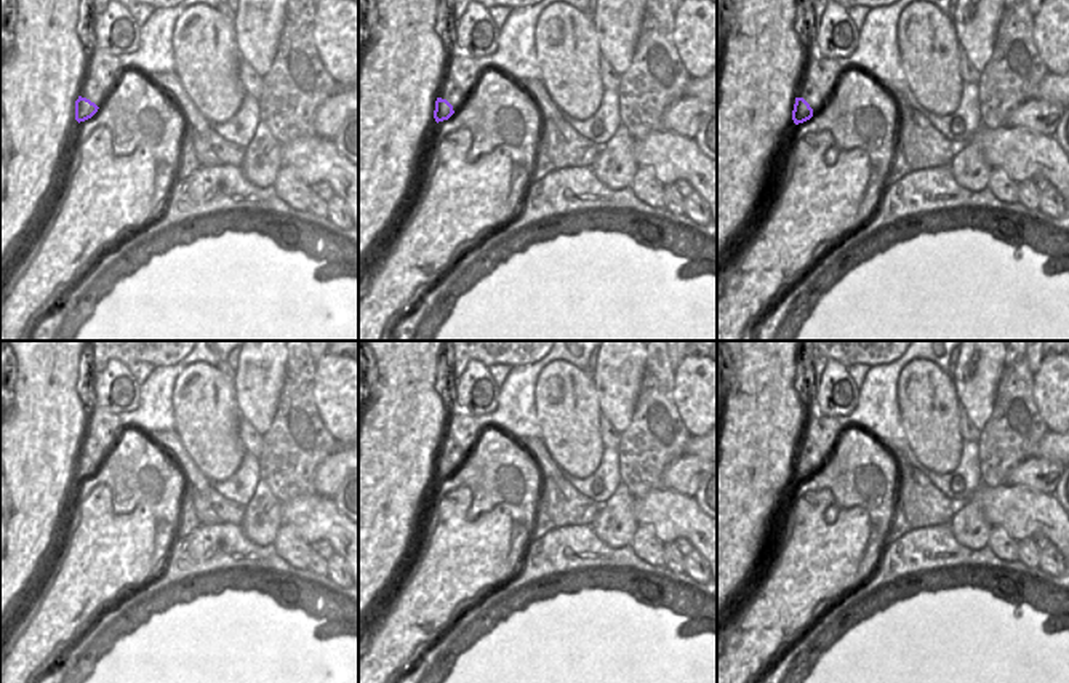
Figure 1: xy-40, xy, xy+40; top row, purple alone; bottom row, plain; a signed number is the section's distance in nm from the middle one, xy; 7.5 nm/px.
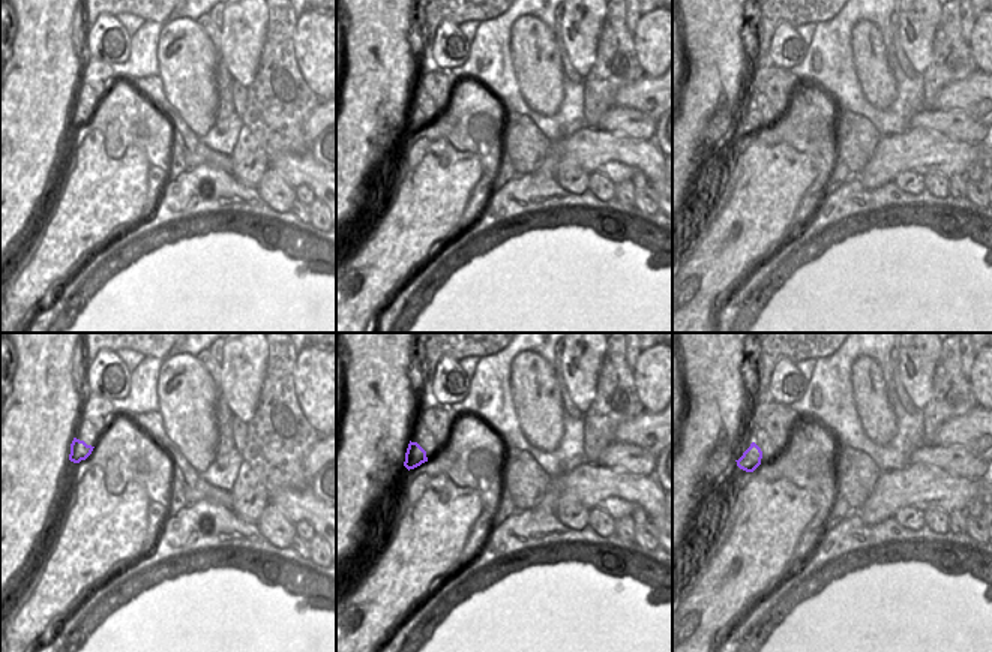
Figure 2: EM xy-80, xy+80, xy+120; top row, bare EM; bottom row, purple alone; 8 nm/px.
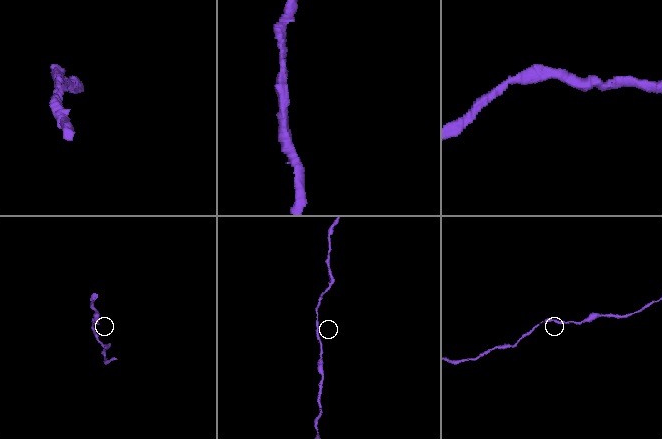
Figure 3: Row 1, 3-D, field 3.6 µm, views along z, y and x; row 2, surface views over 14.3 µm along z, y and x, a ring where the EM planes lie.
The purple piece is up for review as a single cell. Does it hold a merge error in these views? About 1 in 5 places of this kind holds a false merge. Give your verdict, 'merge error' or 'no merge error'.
no merge error

